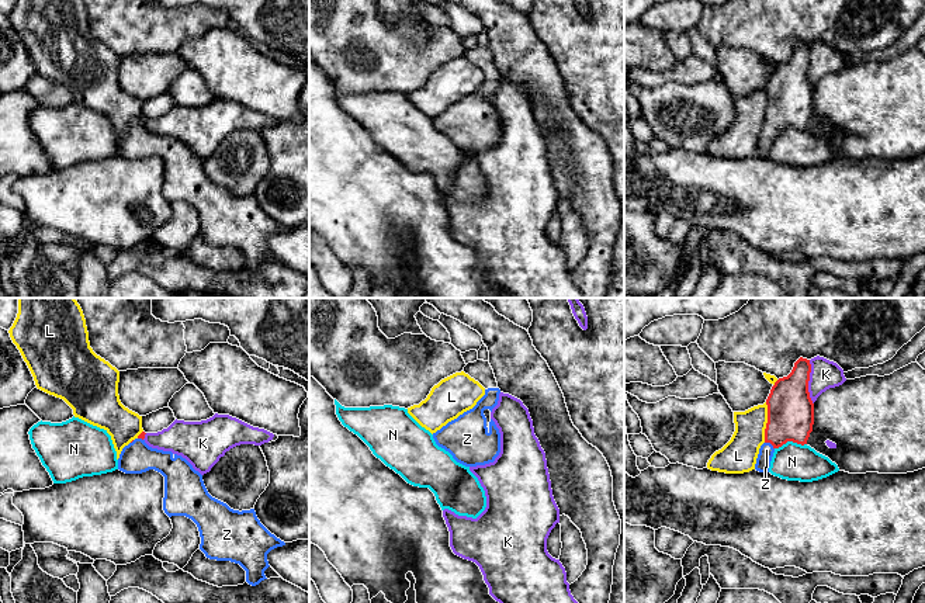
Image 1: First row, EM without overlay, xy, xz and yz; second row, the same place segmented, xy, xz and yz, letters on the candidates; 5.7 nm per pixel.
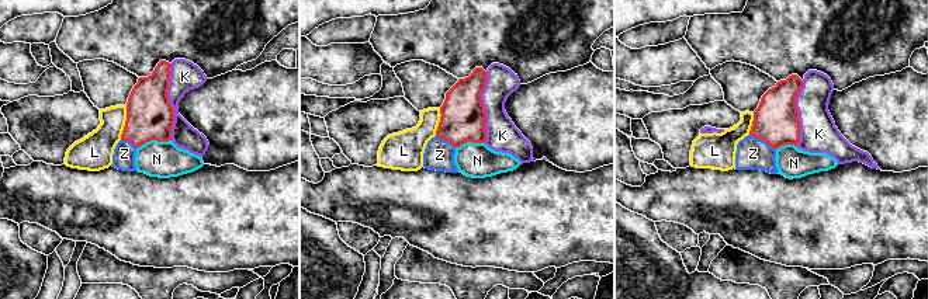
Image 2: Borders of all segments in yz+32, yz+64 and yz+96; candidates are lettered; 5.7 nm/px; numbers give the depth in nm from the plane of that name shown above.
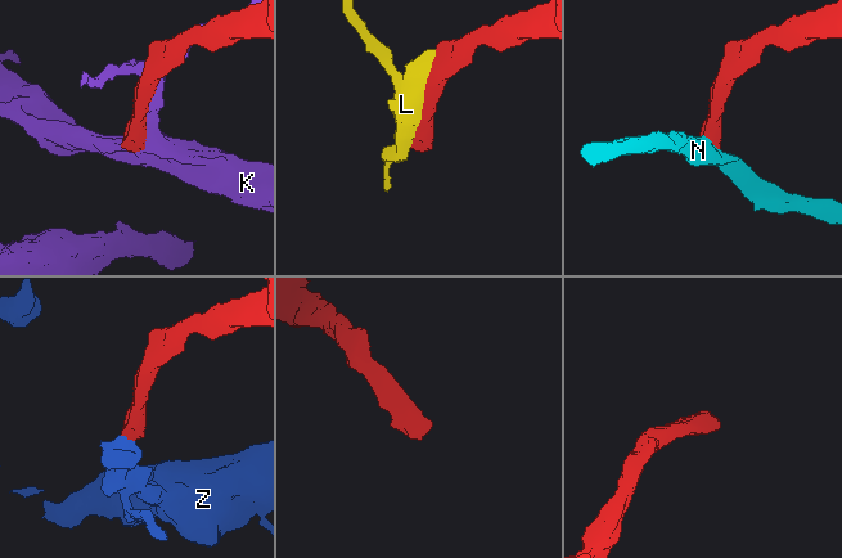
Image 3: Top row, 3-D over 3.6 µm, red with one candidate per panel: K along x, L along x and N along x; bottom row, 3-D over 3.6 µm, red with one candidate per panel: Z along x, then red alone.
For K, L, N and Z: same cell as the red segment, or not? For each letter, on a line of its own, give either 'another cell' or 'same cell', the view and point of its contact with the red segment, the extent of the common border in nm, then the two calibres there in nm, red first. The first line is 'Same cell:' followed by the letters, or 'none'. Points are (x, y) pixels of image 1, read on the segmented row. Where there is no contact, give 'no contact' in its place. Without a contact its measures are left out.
Same cell: Z
K: another cell; contact yz (807, 383); length 260 nm; calibres 280 and 170 nm
L: another cell; contact yz (768, 422); length 240 nm; calibres 280 and 200 nm
N: another cell; contact yz (790, 440); length 190 nm; calibres 280 and 220 nm
Z: same cell; contact yz (771, 443); length 70 nm; calibres 280 and 90 nm

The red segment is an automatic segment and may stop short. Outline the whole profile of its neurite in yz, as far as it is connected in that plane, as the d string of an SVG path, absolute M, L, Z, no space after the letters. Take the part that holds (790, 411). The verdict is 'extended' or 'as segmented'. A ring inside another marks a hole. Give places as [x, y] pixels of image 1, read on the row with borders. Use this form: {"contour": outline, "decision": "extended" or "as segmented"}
{"contour": "M800 357L787 377L779 378L766 399L768 423L765 443L759 448L755 469L769 472L776 448L787 441L807 444L814 424L814 403L808 392L811 364Z", "decision": "extended"}

